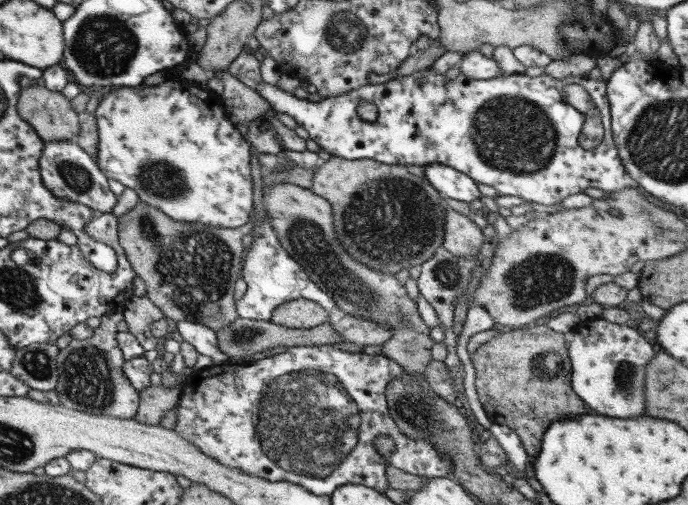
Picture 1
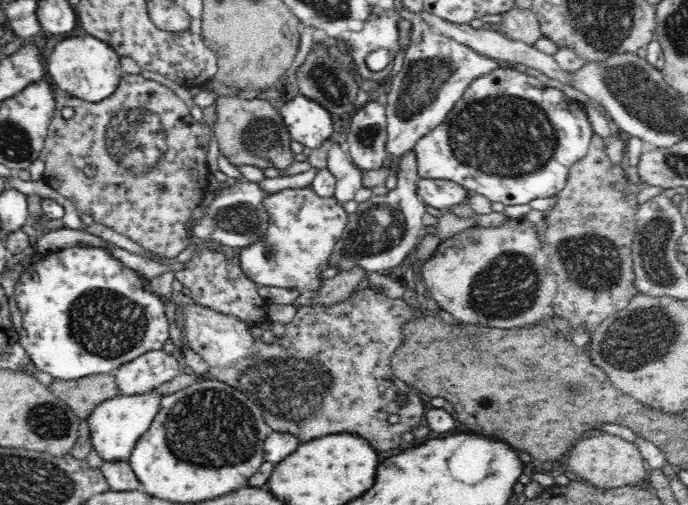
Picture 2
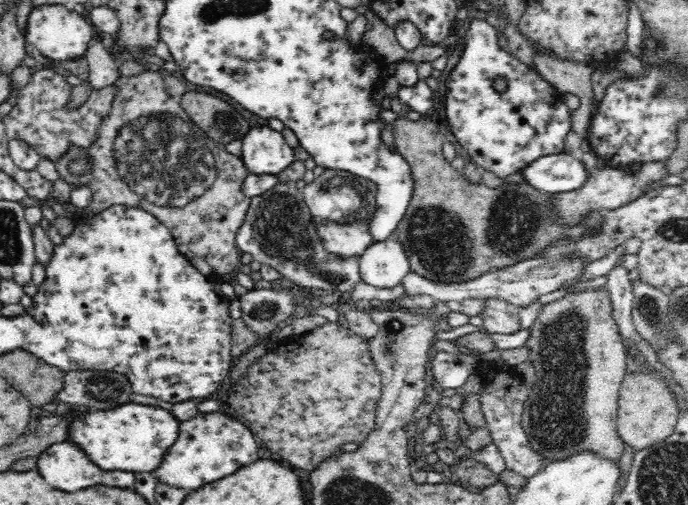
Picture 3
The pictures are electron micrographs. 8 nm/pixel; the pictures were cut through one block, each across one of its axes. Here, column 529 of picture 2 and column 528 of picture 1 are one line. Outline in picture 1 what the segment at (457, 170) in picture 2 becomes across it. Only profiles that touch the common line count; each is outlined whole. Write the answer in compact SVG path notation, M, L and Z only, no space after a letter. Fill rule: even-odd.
M432 66L412 75L398 75L385 85L369 84L338 97L311 102L300 100L292 93L281 90L276 85L260 82L255 89L276 112L284 112L294 118L309 134L311 144L323 148L348 160L375 160L387 165L426 166L438 164L451 166L480 184L488 184L499 191L499 196L518 196L526 202L544 204L552 207L567 196L584 193L586 188L600 188L604 192L618 192L624 188L639 186L626 172L620 160L612 136L611 114L607 98L607 82L590 80L588 76L566 76L561 80L542 73L528 76L525 73L500 75L487 80L470 80L460 73L450 80L444 73L439 74ZM566 84L578 84L587 92L598 106L605 134L602 142L592 150L584 150L578 144L584 114L578 112L570 103L561 98ZM358 103L374 103L378 116L374 122L364 122L358 116Z

